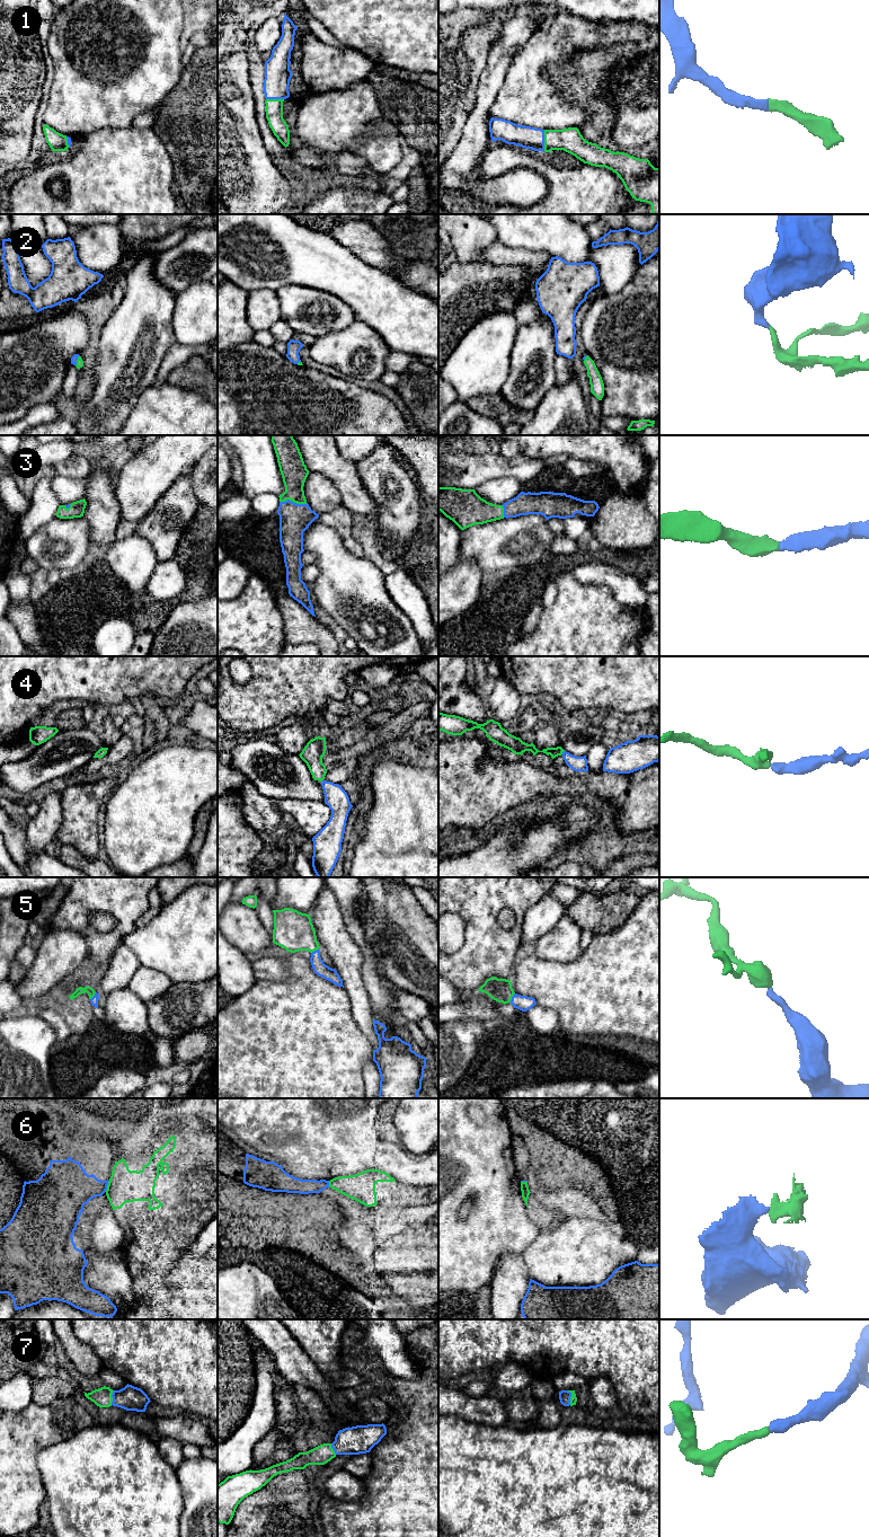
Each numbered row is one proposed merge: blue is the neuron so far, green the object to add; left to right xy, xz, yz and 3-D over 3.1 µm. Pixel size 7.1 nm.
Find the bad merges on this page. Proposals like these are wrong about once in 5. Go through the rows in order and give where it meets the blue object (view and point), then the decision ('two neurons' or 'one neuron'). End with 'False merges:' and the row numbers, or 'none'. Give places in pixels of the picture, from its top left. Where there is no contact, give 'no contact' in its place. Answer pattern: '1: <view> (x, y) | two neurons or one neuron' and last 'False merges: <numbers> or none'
1: yz (543, 140) | one neuron
2: xy (76, 361) | one neuron
3: xz (293, 502) | one neuron
4: yz (562, 752) | one neuron
5: yz (512, 997) | one neuron
6: xy (106, 1186) | two neurons
7: yz (570, 1396) | one neuron
False merges: 6

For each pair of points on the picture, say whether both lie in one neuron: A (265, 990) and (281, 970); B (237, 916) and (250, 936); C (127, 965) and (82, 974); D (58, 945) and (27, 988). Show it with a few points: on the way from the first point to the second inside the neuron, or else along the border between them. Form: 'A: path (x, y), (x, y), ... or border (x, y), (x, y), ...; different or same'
A: border (291, 965), (292, 973), (289, 979), (256, 980); different
B: path (240, 920), (241, 927), (246, 932); same
C: path (116, 973), (112, 978), (94, 978); same
D: path (58, 955), (37, 978); same

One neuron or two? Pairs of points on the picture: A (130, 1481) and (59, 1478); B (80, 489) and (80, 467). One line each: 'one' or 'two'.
A: one
B: two

